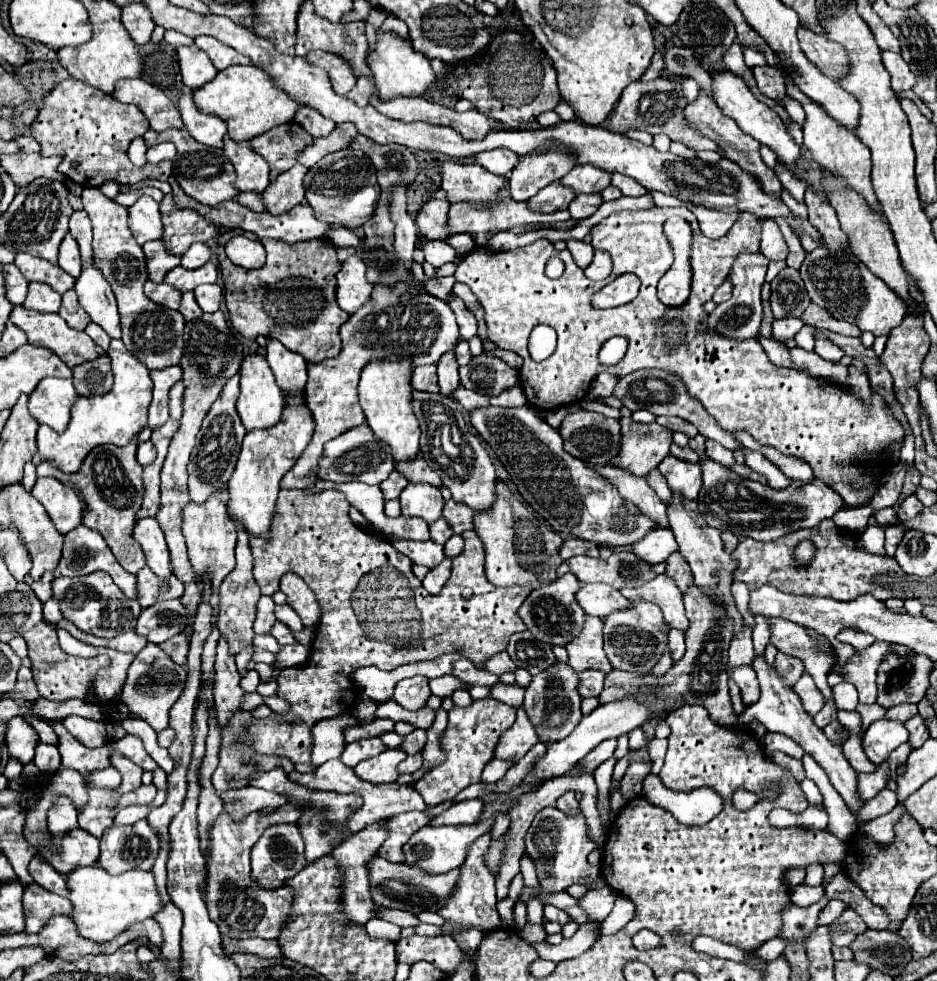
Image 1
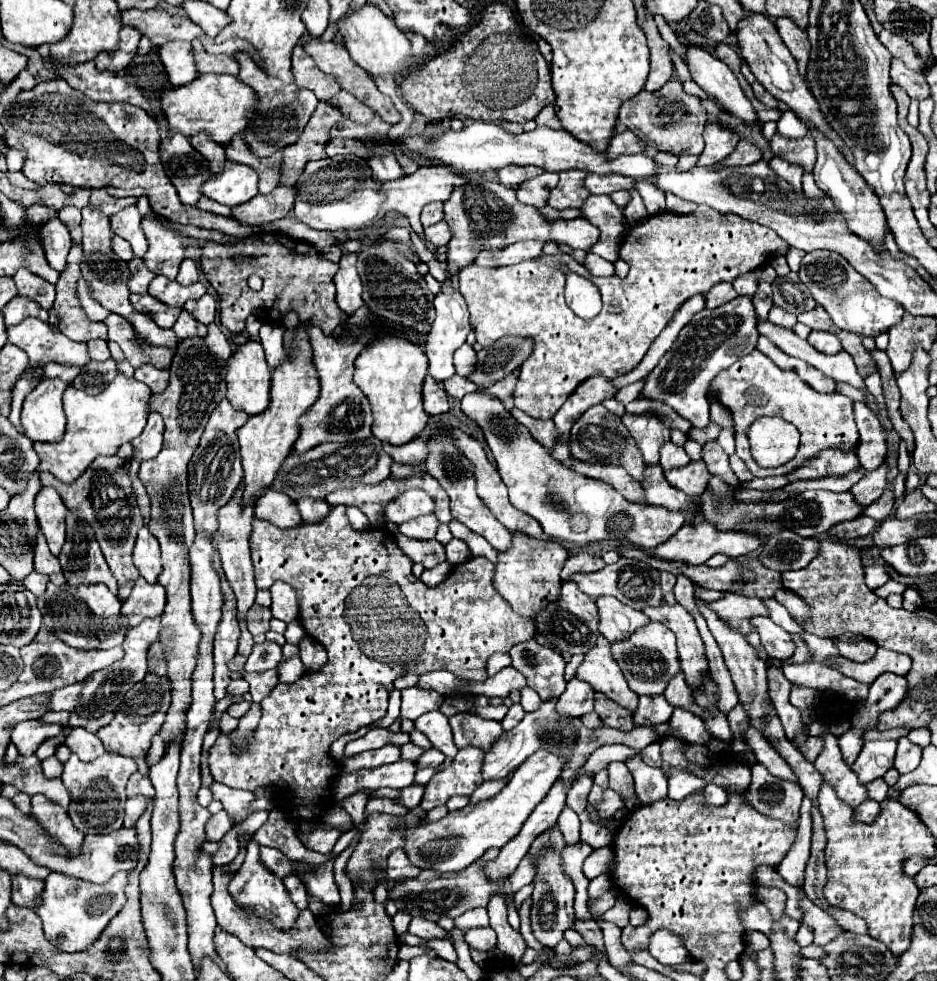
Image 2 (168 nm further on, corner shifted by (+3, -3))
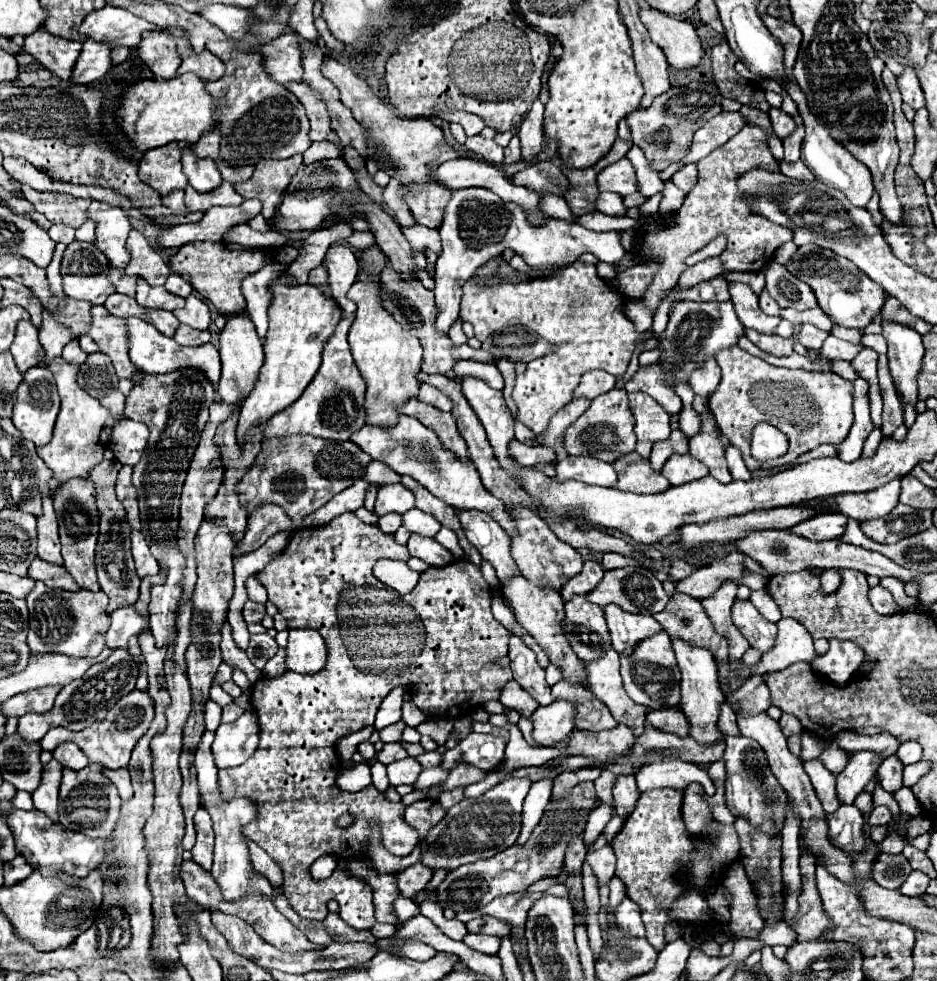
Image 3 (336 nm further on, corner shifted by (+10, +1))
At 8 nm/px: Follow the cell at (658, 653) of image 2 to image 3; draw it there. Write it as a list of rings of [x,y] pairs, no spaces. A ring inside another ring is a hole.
[[[664,630],[640,642],[630,656],[620,654],[620,662],[622,662],[620,670],[624,678],[624,688],[636,704],[642,704],[650,710],[676,708],[680,704],[680,668],[672,652],[672,640]]]

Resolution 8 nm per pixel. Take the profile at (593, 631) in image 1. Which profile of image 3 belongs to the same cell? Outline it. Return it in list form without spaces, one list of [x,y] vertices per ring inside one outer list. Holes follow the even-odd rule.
[[[608,650],[604,658],[598,662],[590,662],[586,666],[588,674],[588,688],[602,700],[602,704],[608,706],[610,714],[618,724],[626,724],[632,728],[634,736],[640,736],[644,732],[644,718],[648,714],[648,708],[636,704],[622,686],[620,676],[620,660],[614,650]]]

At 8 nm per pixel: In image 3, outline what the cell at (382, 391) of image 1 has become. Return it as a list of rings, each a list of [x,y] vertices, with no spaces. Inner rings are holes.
[[[370,246],[362,250],[358,278],[348,292],[348,298],[358,306],[354,324],[348,334],[348,342],[352,348],[354,362],[368,384],[364,404],[366,424],[390,428],[398,422],[400,416],[396,408],[406,400],[418,396],[420,382],[416,380],[416,374],[420,372],[422,346],[414,336],[400,328],[400,324],[396,324],[396,320],[392,320],[392,316],[388,316],[388,312],[384,312],[384,308],[380,306],[380,288],[376,288],[376,272],[380,272],[384,264],[388,264],[388,260],[384,252],[380,252],[380,248]]]

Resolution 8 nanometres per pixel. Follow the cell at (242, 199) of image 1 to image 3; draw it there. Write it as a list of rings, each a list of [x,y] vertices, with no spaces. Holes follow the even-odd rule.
[[[180,190],[180,192],[170,192],[168,196],[162,196],[162,204],[168,206],[172,212],[186,210],[186,206],[184,206],[184,192]]]

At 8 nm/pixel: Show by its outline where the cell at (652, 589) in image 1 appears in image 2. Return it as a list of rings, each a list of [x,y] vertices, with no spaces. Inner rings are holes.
[[[663,604],[643,608],[643,612],[657,622],[667,624],[667,628],[677,636],[677,650],[679,650],[679,662],[681,670],[685,672],[685,680],[691,688],[699,688],[701,676],[707,670],[707,658],[705,658],[705,648],[703,640],[697,632],[697,626],[691,618],[691,614],[679,604]]]

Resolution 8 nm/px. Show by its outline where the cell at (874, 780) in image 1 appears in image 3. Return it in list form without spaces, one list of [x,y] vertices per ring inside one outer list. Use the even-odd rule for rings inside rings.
[[[820,760],[804,762],[804,770],[812,780],[816,796],[820,796],[824,812],[826,814],[836,812],[836,808],[840,806],[840,800],[836,798],[836,776],[832,772],[828,772]]]

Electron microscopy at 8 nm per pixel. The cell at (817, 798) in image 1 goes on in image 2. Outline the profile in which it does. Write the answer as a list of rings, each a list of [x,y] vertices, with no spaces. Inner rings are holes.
[[[805,796],[800,807],[797,840],[795,840],[791,852],[783,858],[783,864],[777,866],[779,876],[781,876],[787,884],[799,886],[799,888],[801,888],[801,884],[803,884],[803,878],[805,878],[805,864],[807,864],[807,860],[809,860],[810,856],[812,836],[811,808],[812,802]]]

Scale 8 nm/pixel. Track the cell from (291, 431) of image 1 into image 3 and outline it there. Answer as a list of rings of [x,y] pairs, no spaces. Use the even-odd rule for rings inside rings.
[[[286,272],[272,280],[272,304],[268,312],[270,324],[264,338],[264,364],[260,368],[252,396],[248,396],[248,400],[242,404],[238,420],[240,442],[244,442],[244,434],[252,424],[264,424],[276,412],[284,410],[300,398],[318,372],[324,344],[328,342],[328,336],[332,336],[340,318],[342,308],[314,284],[296,284],[296,280]]]

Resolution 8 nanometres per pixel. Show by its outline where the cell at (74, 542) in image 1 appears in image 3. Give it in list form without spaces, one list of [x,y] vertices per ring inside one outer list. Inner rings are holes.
[[[72,478],[54,492],[54,508],[60,524],[60,540],[62,540],[62,556],[64,556],[64,568],[72,574],[72,578],[78,582],[80,588],[98,592],[100,584],[96,578],[96,568],[94,568],[94,548],[98,540],[98,508],[96,508],[96,498],[94,498],[94,488],[90,480],[82,478]]]

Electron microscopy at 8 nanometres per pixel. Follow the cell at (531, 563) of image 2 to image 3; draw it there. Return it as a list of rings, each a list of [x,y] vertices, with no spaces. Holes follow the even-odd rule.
[[[514,576],[506,586],[502,586],[502,596],[506,600],[510,600],[512,608],[514,608],[514,614],[516,614],[516,620],[526,628],[526,632],[530,636],[534,636],[534,640],[540,644],[540,648],[548,654],[548,660],[560,668],[562,672],[562,678],[564,680],[572,680],[572,684],[582,684],[586,686],[586,676],[584,676],[584,668],[586,664],[574,654],[572,646],[568,646],[568,640],[566,640],[566,632],[564,632],[564,626],[562,626],[562,620],[564,620],[564,602],[562,602],[562,596],[556,594],[554,590],[550,588],[538,588],[534,586],[530,580],[526,580],[524,576]]]

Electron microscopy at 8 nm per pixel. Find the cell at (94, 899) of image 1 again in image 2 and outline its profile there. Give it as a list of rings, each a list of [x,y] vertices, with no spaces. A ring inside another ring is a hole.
[[[51,872],[45,880],[43,904],[35,908],[39,918],[43,920],[43,932],[47,940],[65,952],[77,952],[99,940],[101,932],[107,924],[121,912],[127,896],[127,872],[117,872],[107,884],[93,884],[87,880],[79,880],[61,872]]]

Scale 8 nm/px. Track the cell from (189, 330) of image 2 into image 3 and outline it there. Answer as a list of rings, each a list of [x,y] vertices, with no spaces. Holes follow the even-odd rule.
[[[182,324],[178,328],[174,340],[180,340],[180,344],[184,344],[184,346],[202,346],[202,344],[210,342],[210,332],[208,330],[200,332],[200,330],[194,330],[194,328],[188,328]]]

